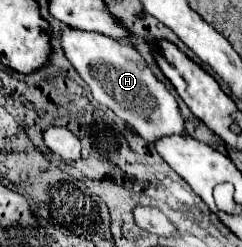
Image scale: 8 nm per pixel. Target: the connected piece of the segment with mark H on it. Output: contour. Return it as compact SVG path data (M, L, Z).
M66 27L62 33L62 47L68 61L90 87L92 97L100 105L112 109L150 147L154 147L156 139L162 139L166 135L186 135L184 117L174 95L162 81L156 79L136 47L114 41L100 33L88 33L70 27Z

